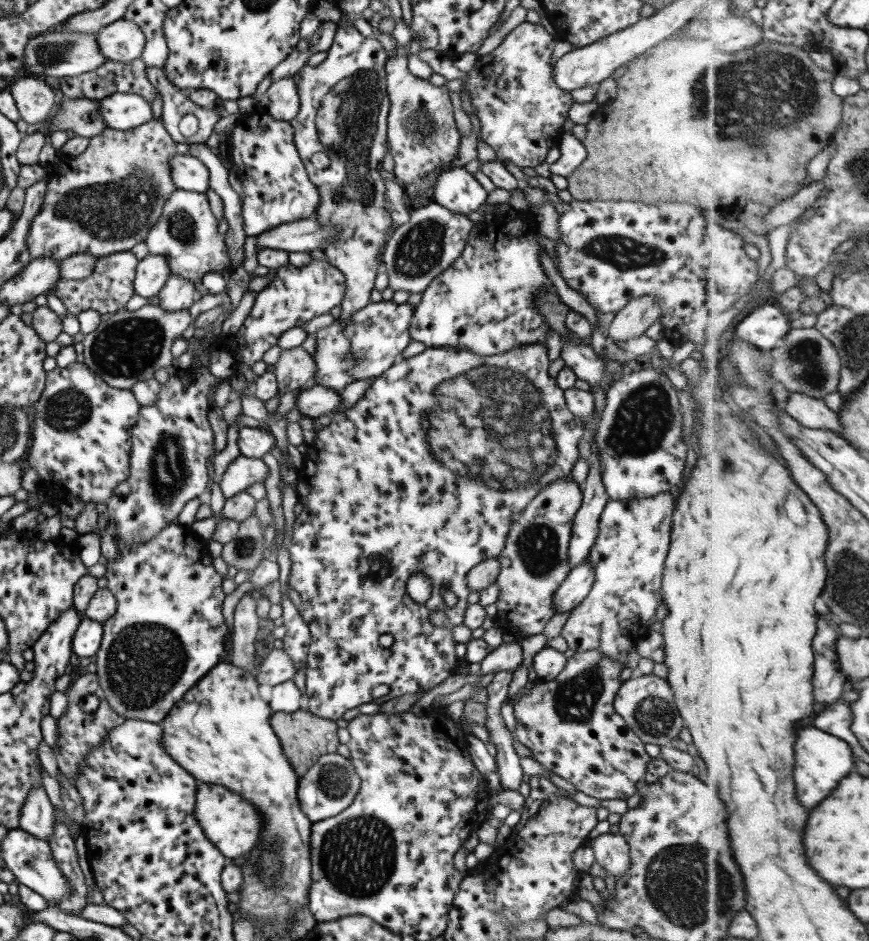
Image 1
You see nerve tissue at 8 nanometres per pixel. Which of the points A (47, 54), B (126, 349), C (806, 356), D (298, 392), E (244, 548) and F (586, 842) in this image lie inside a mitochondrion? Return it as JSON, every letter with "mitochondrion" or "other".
{"A":"mitochondrion","B":"mitochondrion","C":"mitochondrion","D":"other","E":"mitochondrion","F":"other"}

